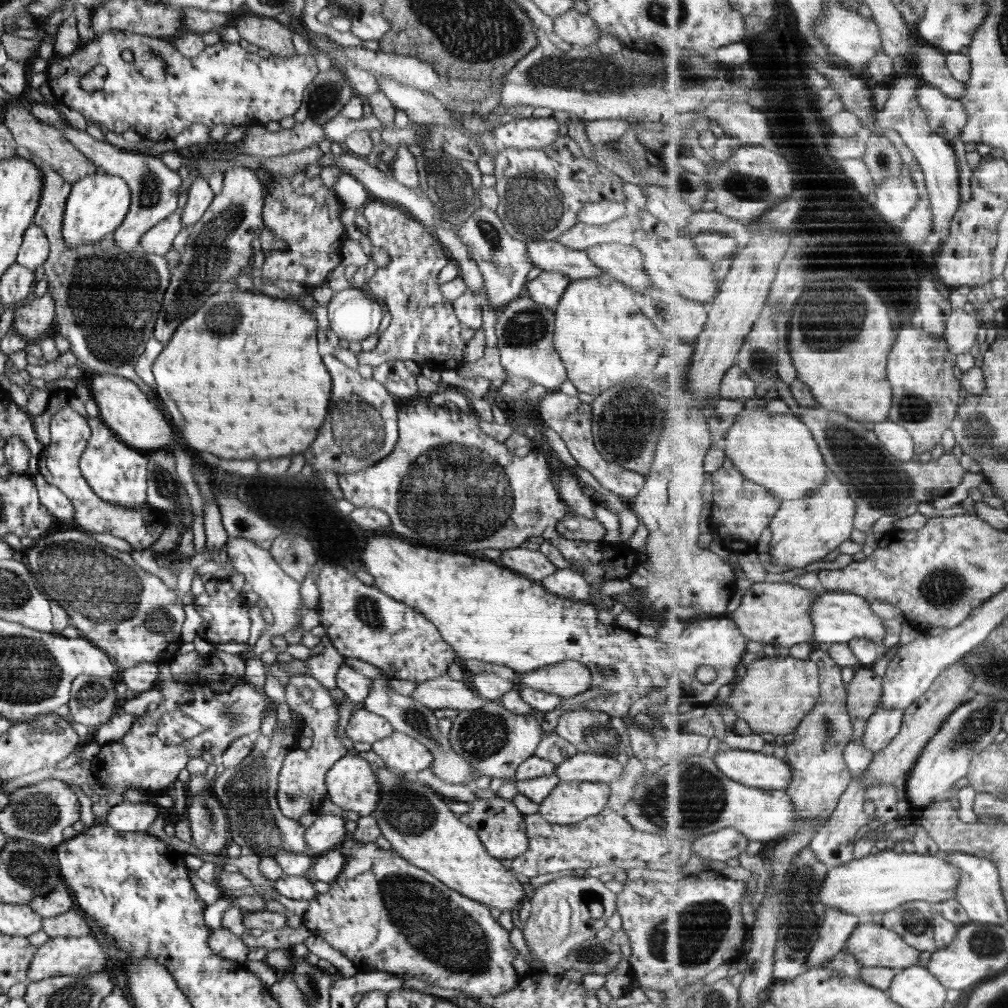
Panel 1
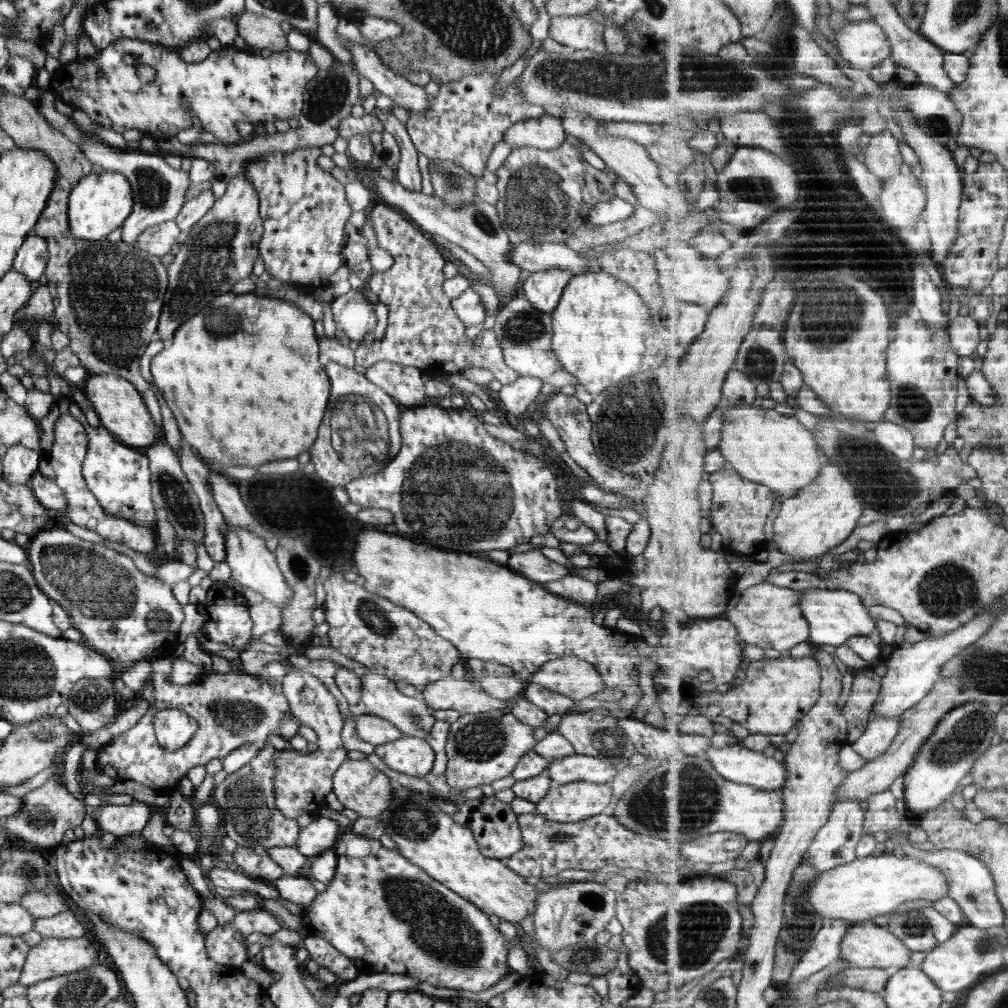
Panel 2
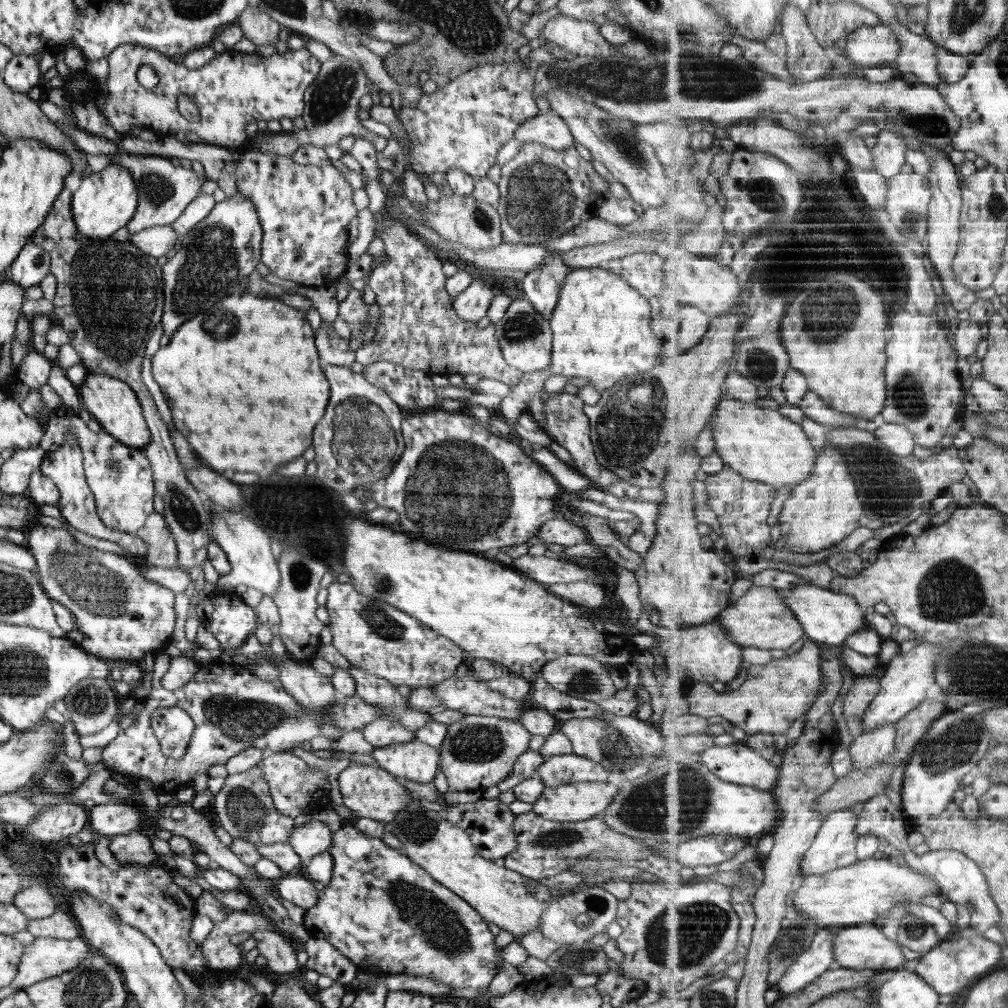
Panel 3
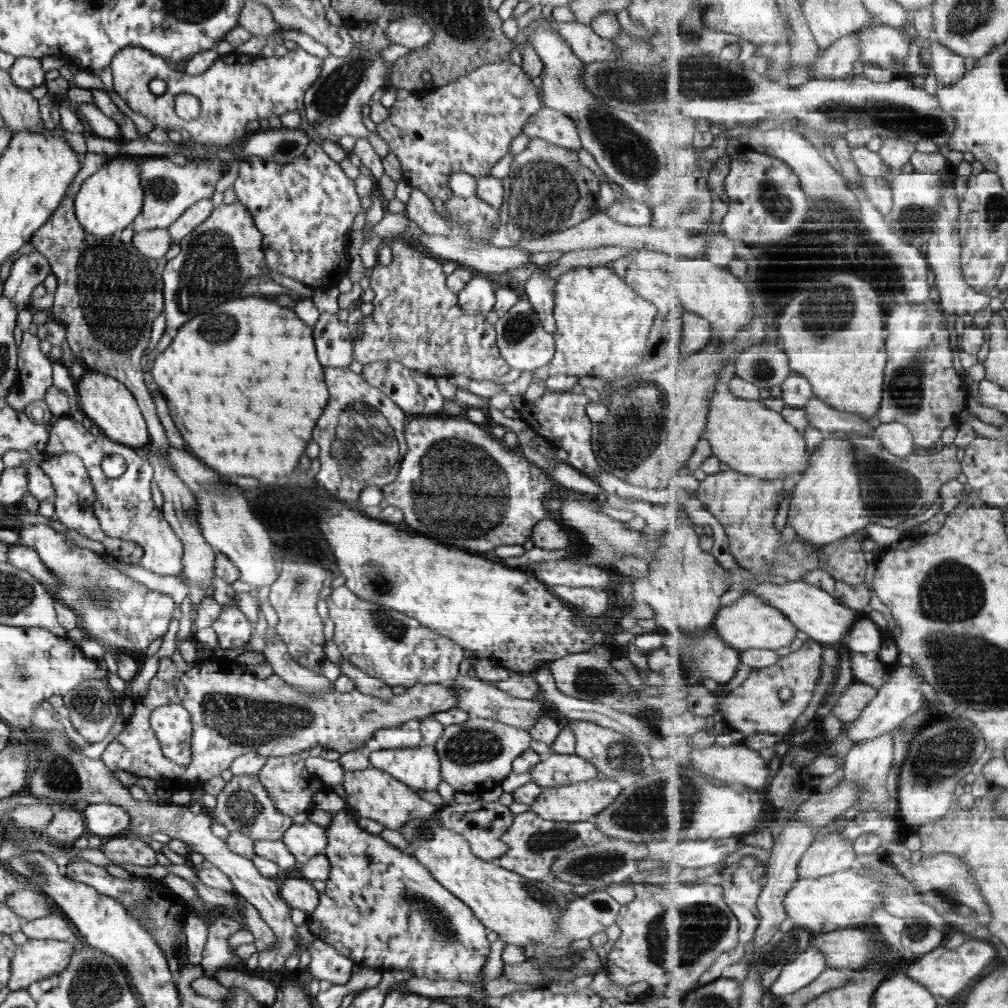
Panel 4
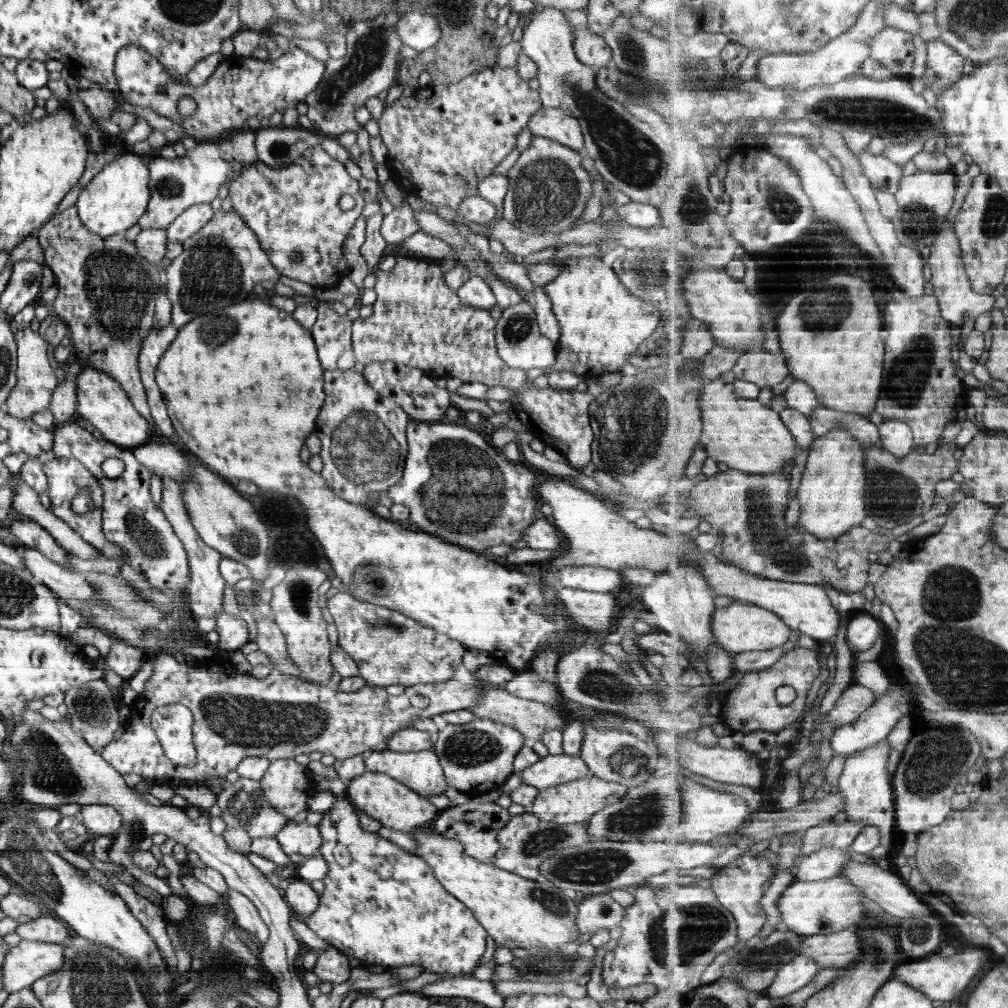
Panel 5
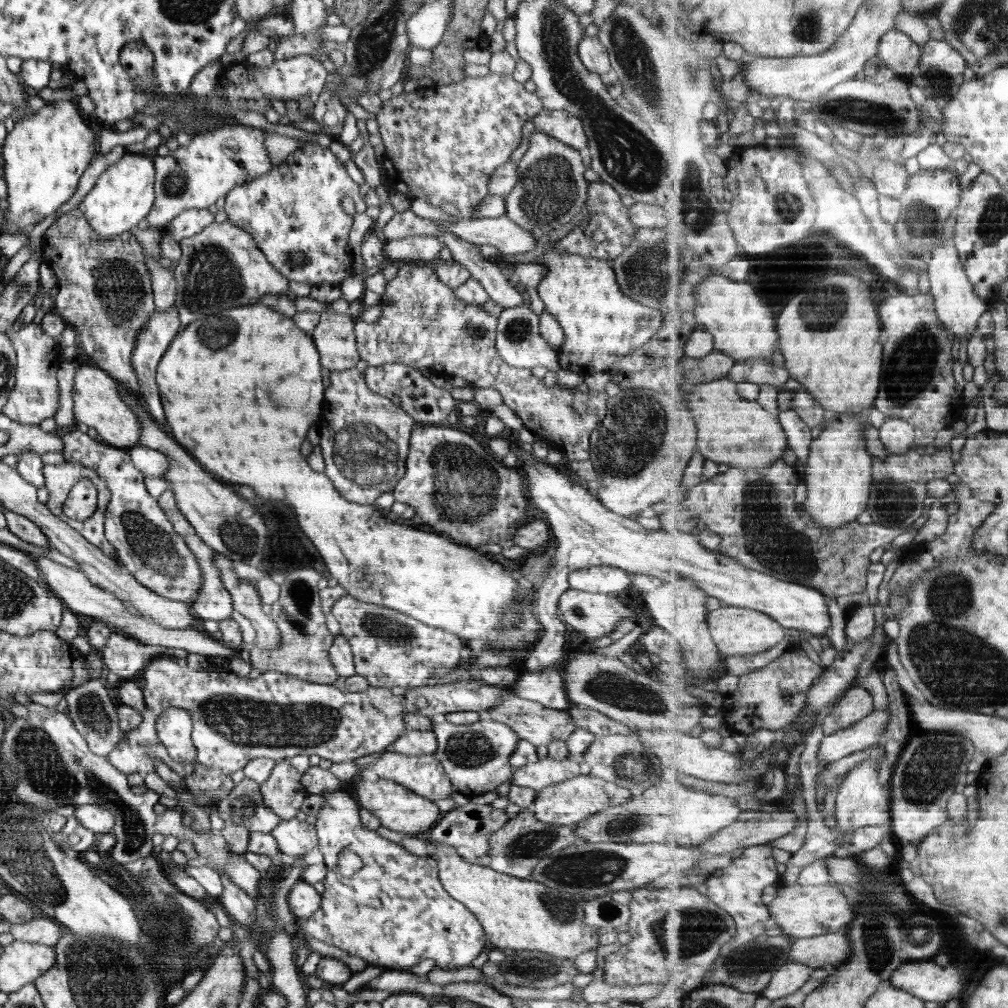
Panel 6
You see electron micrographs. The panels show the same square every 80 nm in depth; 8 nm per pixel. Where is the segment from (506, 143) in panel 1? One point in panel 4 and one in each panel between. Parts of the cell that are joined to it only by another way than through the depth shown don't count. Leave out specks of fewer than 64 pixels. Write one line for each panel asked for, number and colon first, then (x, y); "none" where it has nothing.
2: (547, 132)
3: (546, 128)
4: (555, 127)

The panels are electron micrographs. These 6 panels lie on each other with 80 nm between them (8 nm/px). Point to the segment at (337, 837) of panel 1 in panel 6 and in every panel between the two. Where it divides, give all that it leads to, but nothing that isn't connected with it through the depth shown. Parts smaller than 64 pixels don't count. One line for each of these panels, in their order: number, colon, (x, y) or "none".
2: (321, 835)
3: (312, 838)
4: (304, 841)
5: (299, 841)
6: (294, 838)

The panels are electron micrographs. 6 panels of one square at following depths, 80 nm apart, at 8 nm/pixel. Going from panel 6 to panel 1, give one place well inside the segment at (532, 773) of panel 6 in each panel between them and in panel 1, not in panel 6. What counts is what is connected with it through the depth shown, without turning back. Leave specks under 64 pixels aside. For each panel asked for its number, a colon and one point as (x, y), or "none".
1: (600, 768)
2: (577, 767)
3: (557, 770)
4: (558, 769)
5: (552, 770)

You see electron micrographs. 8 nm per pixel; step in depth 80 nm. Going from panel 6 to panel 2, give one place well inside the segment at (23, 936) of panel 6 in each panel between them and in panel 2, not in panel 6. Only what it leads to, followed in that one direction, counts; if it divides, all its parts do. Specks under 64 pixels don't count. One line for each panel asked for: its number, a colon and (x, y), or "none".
2: (65, 925)
3: (60, 925)
4: (53, 927)
5: (45, 929)

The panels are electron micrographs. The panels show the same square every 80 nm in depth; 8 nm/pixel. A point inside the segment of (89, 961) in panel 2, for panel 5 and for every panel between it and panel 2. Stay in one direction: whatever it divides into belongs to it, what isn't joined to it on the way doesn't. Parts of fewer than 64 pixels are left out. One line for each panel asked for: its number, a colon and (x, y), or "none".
3: (45, 958)
4: (34, 960)
5: (29, 961)

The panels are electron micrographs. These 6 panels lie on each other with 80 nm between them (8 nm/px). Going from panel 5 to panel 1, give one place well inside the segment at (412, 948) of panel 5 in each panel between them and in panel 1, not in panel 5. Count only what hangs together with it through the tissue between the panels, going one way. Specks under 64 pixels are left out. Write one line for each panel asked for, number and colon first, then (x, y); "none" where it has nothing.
1: (384, 914)
2: (383, 912)
3: (388, 916)
4: (381, 908)

